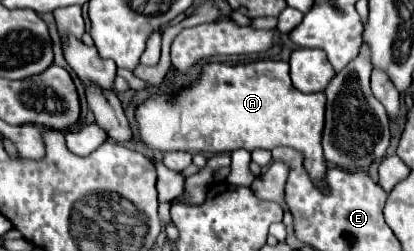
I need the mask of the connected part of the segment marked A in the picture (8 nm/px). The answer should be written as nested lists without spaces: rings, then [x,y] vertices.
[[[261,60],[261,62],[251,62],[251,64],[207,64],[203,68],[203,74],[199,80],[187,88],[181,90],[179,94],[167,96],[167,94],[155,94],[143,104],[137,106],[135,112],[137,124],[139,124],[139,136],[143,138],[143,144],[169,152],[169,150],[185,150],[185,152],[209,152],[209,154],[229,154],[237,148],[243,148],[247,152],[253,150],[273,150],[277,146],[287,146],[303,154],[303,166],[307,174],[311,176],[313,184],[327,194],[327,182],[325,172],[327,172],[327,160],[323,156],[323,146],[321,146],[321,136],[323,136],[323,126],[325,126],[325,94],[303,94],[299,92],[289,78],[289,64],[287,62],[275,62],[275,60]]]

